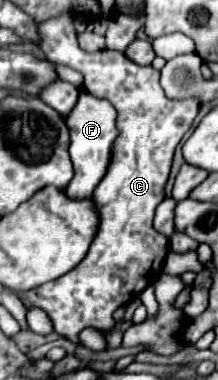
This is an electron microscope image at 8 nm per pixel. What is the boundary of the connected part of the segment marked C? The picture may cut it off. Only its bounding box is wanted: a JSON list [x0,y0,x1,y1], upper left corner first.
[21,24,199,344]

